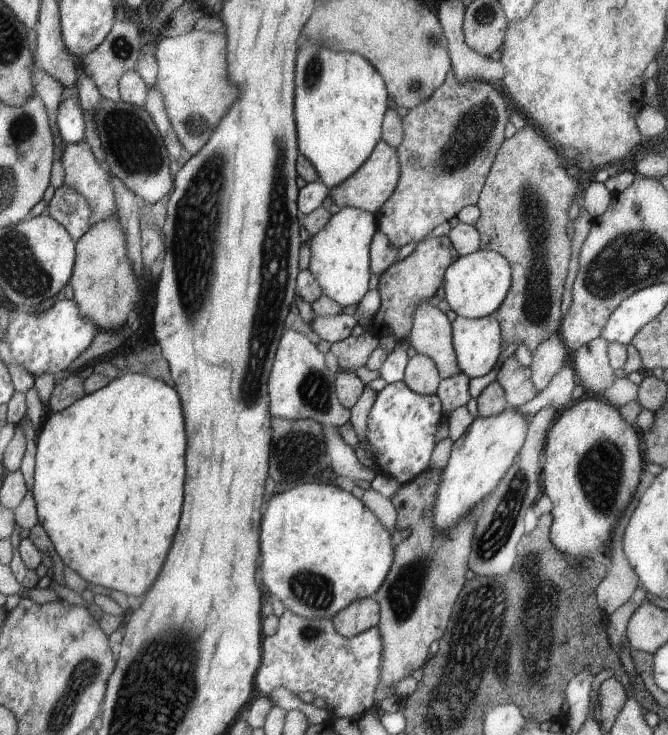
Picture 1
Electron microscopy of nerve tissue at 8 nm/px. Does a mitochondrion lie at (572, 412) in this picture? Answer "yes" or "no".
no

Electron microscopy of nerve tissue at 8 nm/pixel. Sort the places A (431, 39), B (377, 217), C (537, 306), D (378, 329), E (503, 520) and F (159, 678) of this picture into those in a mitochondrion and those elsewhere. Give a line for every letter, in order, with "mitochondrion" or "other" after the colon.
A: mitochondrion
B: other
C: mitochondrion
D: other
E: mitochondrion
F: mitochondrion

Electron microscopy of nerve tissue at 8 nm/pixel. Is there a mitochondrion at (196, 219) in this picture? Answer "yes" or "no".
yes

